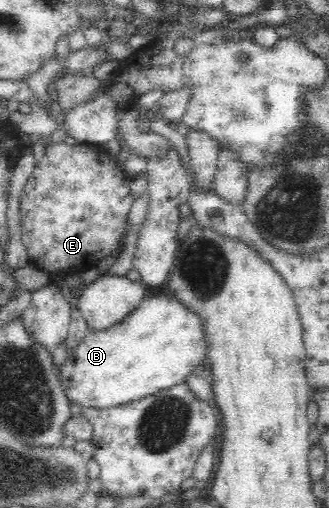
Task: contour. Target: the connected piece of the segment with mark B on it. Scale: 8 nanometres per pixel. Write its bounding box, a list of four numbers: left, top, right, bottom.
[58,294,205,409]

